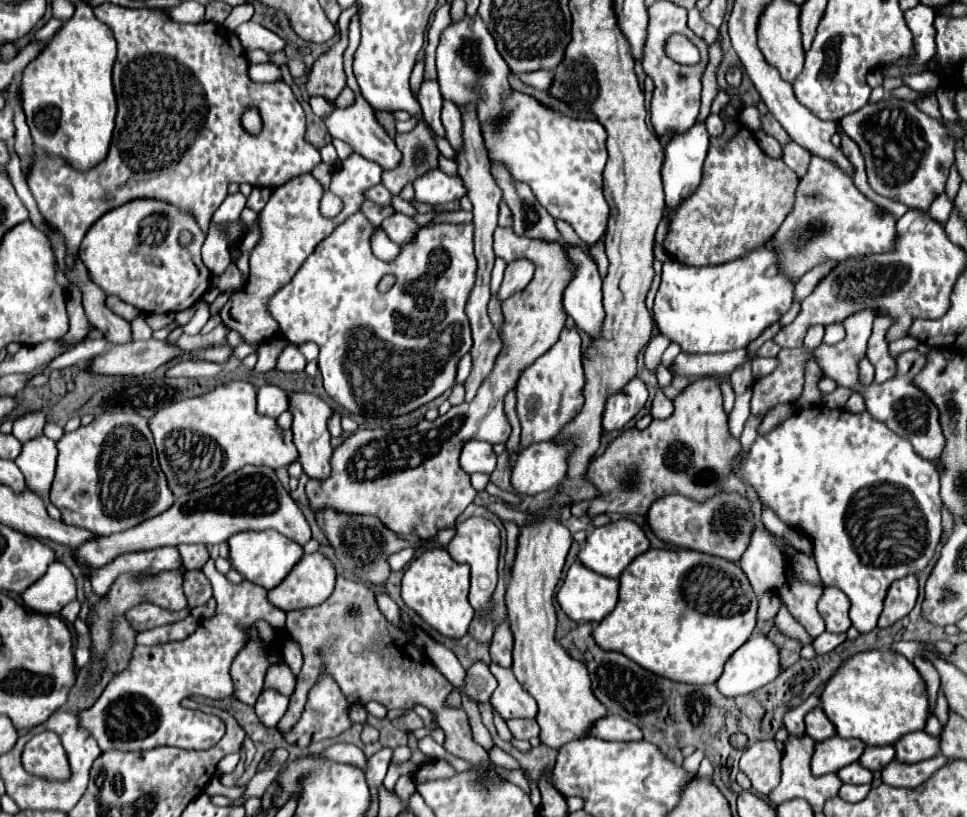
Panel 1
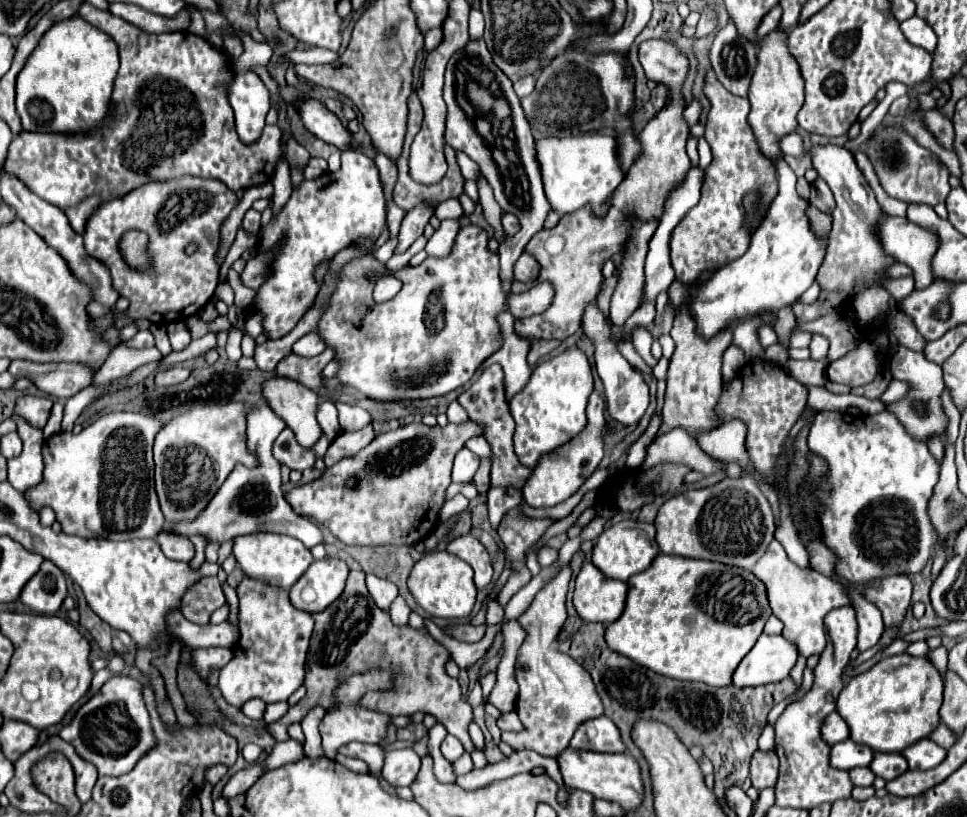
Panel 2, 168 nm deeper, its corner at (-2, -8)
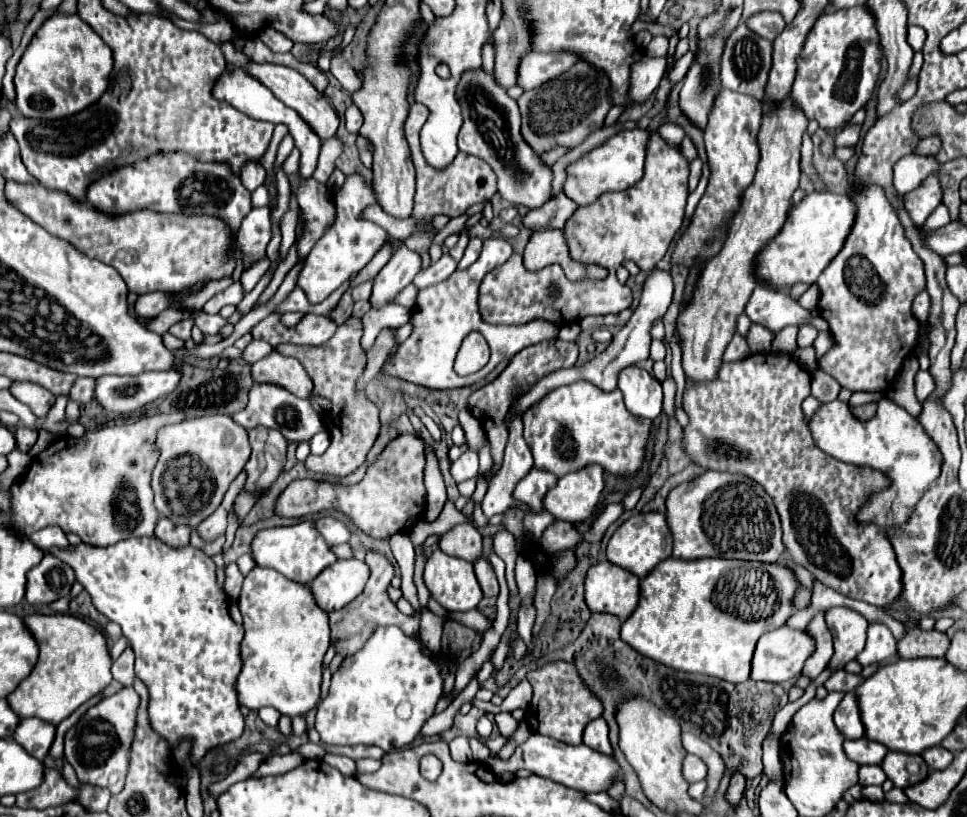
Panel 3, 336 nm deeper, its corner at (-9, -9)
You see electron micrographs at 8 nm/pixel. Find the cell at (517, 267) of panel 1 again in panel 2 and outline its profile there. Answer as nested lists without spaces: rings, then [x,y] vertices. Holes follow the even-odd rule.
[[[522,253],[520,259],[514,263],[514,277],[518,281],[524,281],[524,283],[536,281],[538,271],[540,271],[540,263],[530,253]]]

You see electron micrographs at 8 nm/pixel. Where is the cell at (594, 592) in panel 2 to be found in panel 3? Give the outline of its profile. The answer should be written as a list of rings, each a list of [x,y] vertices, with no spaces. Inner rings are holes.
[[[611,562],[589,568],[585,578],[585,604],[593,614],[615,614],[621,622],[629,618],[639,600],[639,578]]]

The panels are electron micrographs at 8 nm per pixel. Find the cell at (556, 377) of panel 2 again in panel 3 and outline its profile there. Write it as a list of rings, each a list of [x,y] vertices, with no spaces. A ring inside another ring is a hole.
[[[579,380],[549,392],[543,400],[533,404],[523,414],[523,424],[525,424],[525,442],[531,448],[535,468],[547,470],[551,474],[555,472],[557,476],[563,476],[571,470],[579,470],[593,462],[603,466],[603,470],[611,474],[635,474],[643,462],[645,444],[651,428],[651,420],[641,420],[627,412],[622,392],[618,388],[610,393],[603,392],[597,386],[591,386],[591,382],[587,380]]]

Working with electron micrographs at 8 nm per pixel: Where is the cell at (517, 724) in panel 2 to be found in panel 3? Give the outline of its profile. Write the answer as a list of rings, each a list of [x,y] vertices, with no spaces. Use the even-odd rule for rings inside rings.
[[[499,712],[499,714],[495,714],[495,722],[497,722],[499,732],[501,732],[503,736],[511,736],[511,734],[515,732],[515,728],[519,726],[519,722],[517,722],[509,712]]]

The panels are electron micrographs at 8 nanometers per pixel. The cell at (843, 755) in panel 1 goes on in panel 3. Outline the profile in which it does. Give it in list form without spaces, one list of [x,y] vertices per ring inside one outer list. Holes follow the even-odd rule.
[[[867,738],[845,740],[843,748],[845,748],[847,758],[857,762],[859,766],[863,766],[863,764],[881,764],[883,756],[887,754],[887,748],[883,744],[867,740]]]

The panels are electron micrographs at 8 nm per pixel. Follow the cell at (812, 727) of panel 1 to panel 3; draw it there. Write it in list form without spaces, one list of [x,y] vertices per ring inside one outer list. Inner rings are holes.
[[[847,692],[843,702],[837,706],[835,724],[837,724],[839,732],[849,740],[855,740],[855,738],[863,736],[865,730],[863,730],[863,722],[861,722],[857,700],[855,700],[853,692]]]

